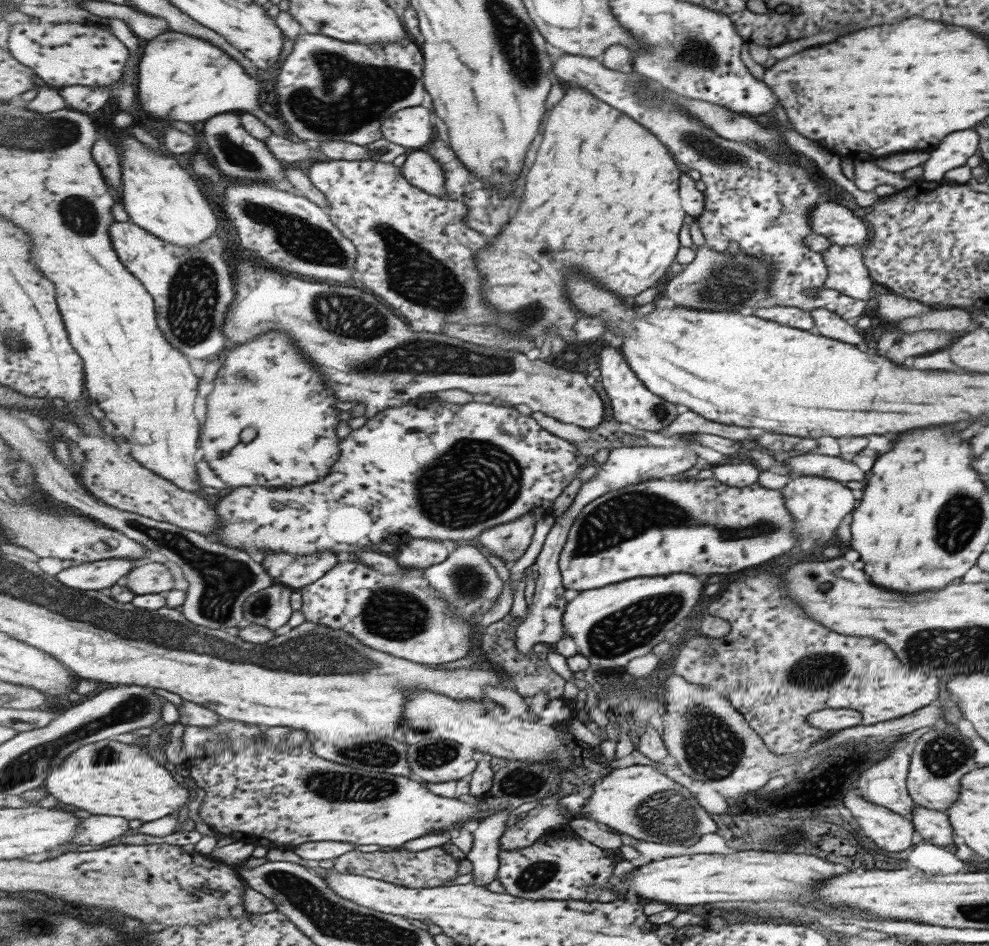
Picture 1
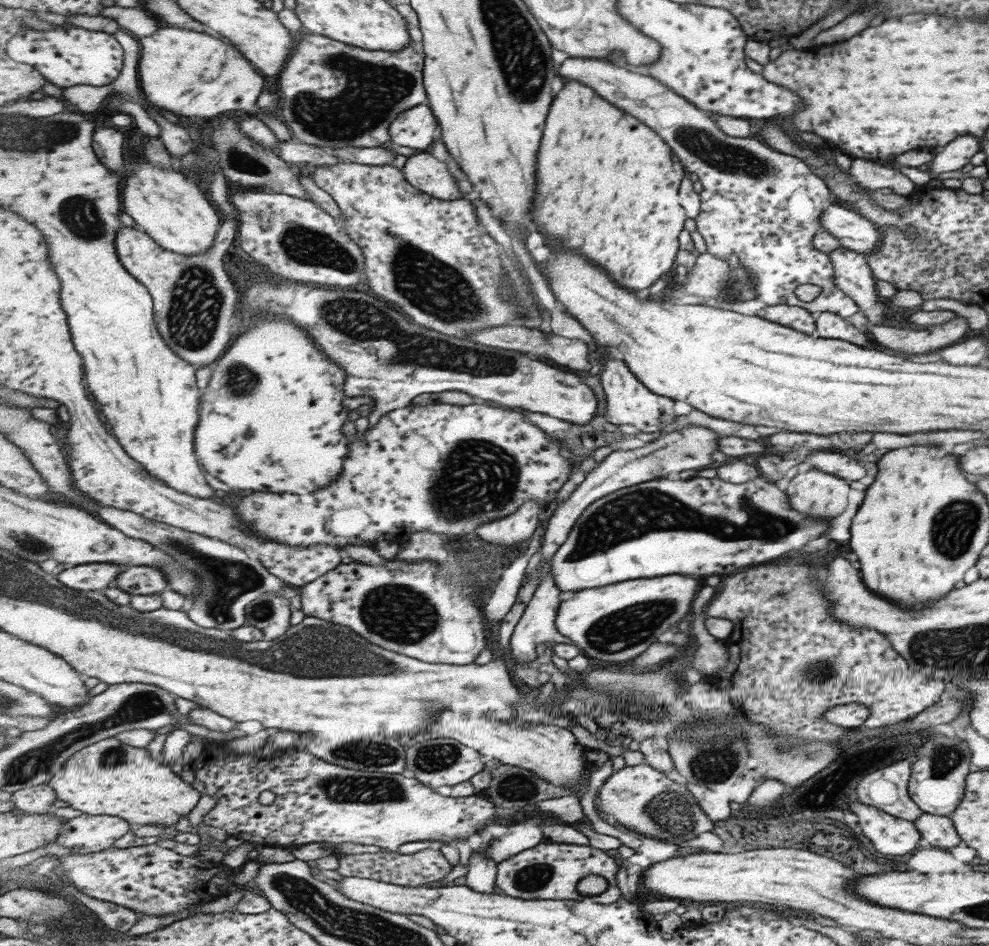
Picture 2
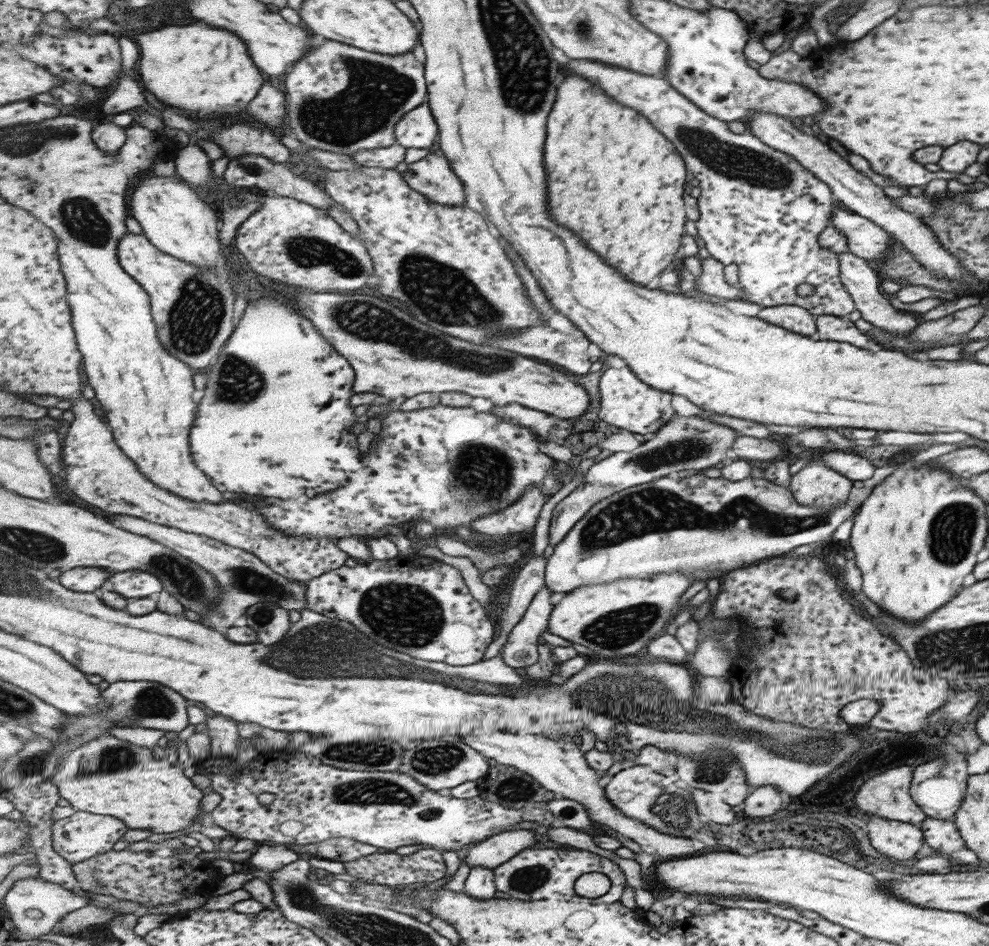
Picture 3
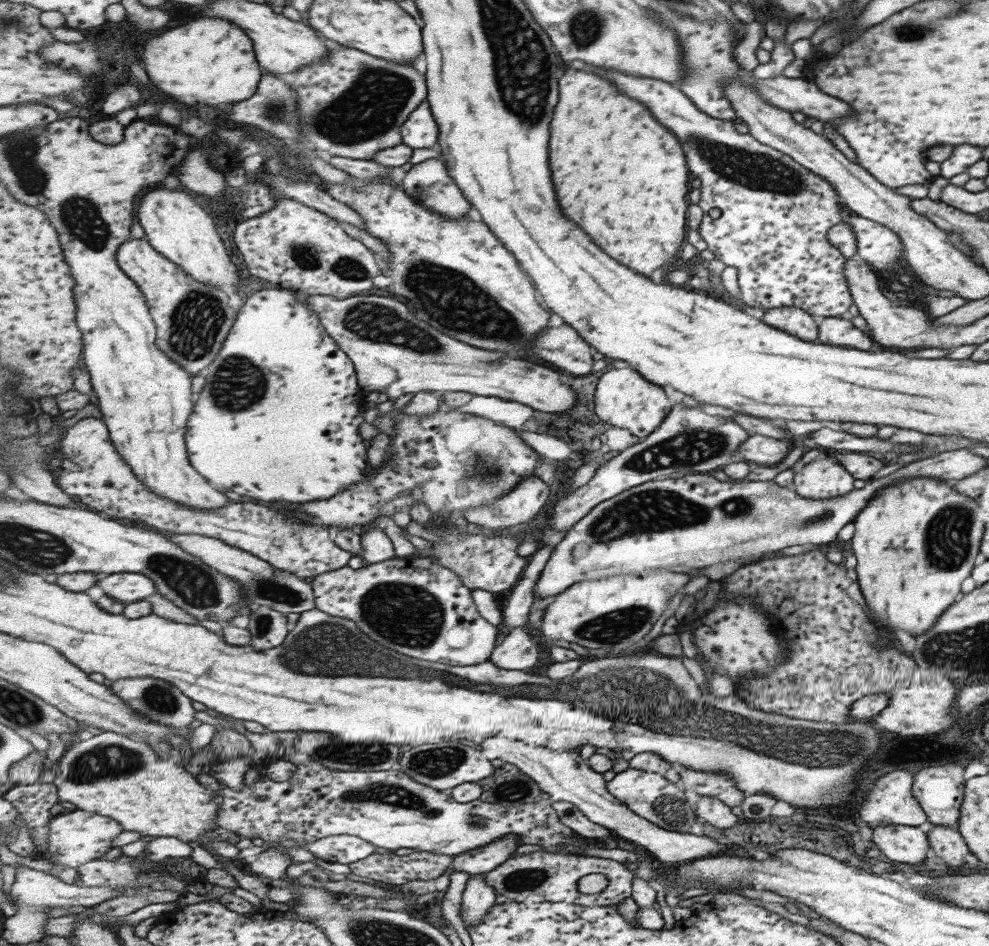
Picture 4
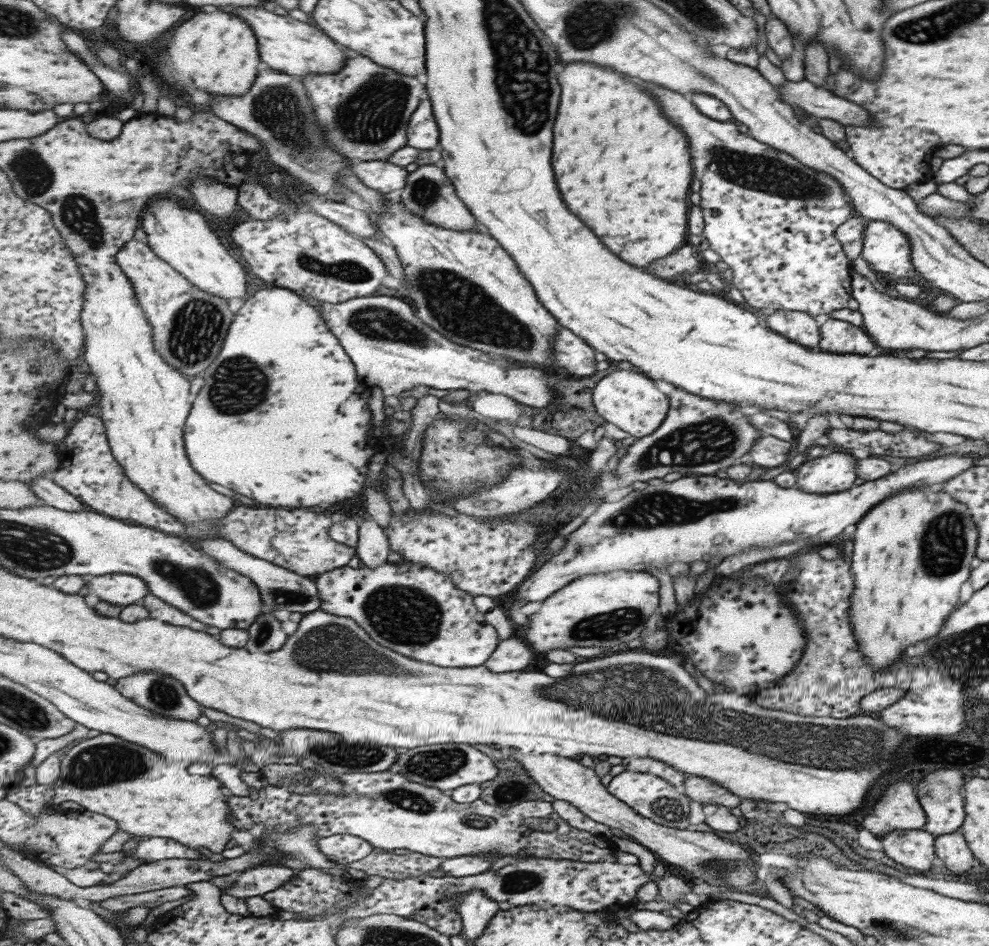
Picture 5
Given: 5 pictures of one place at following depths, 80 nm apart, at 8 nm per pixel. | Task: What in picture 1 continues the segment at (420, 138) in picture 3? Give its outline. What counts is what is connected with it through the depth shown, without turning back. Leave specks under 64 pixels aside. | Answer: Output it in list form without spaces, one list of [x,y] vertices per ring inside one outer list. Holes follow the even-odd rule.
[[[423,106],[397,111],[383,124],[383,138],[412,150],[427,147],[435,132],[431,112]]]

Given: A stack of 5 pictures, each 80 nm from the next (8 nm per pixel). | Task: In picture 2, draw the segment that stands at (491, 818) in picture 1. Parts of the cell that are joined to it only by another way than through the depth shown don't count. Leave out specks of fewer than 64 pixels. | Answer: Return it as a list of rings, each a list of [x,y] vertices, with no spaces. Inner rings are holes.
[[[489,828],[479,831],[478,835],[482,842],[469,858],[466,885],[477,892],[491,893],[497,884],[498,862],[486,856],[495,836],[491,835]]]

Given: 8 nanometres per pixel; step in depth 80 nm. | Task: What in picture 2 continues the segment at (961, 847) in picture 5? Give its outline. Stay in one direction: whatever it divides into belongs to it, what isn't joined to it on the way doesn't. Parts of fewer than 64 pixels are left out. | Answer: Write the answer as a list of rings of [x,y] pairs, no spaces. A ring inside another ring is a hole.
[[[921,813],[912,823],[919,831],[920,838],[931,846],[948,850],[957,846],[960,840],[948,816]]]

